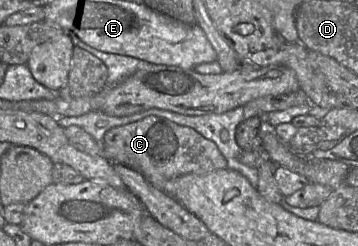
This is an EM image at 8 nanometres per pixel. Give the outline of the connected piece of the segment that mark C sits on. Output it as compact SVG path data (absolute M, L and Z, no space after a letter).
M158 116L111 128L106 132L103 145L105 157L143 174L154 186L163 191L164 183L185 174L204 175L227 168L227 160L217 145L196 130L178 125Z

